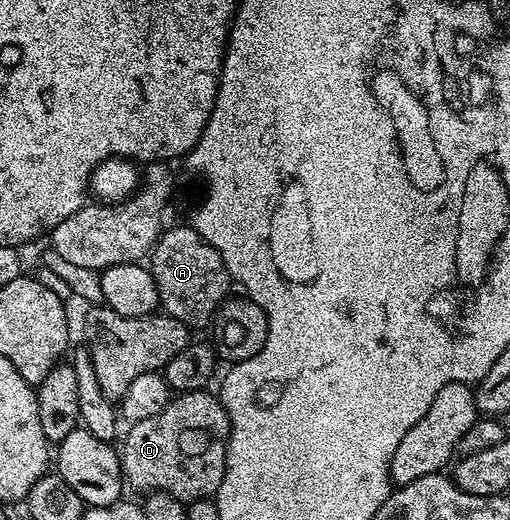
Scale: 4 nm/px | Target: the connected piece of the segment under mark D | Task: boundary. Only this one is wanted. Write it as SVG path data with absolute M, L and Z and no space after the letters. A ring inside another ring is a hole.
M198 391L196 393L182 393L174 396L170 400L168 407L163 411L159 411L159 415L151 415L151 419L143 419L142 421L134 421L128 426L129 434L124 437L119 445L119 452L121 454L121 475L126 486L129 485L133 489L138 489L141 495L148 495L150 493L165 493L169 497L175 498L182 503L190 501L200 501L202 499L209 499L214 496L219 487L219 483L223 479L223 471L225 470L225 447L229 439L229 416L227 411L221 406L220 400L216 396L213 397L209 391Z

